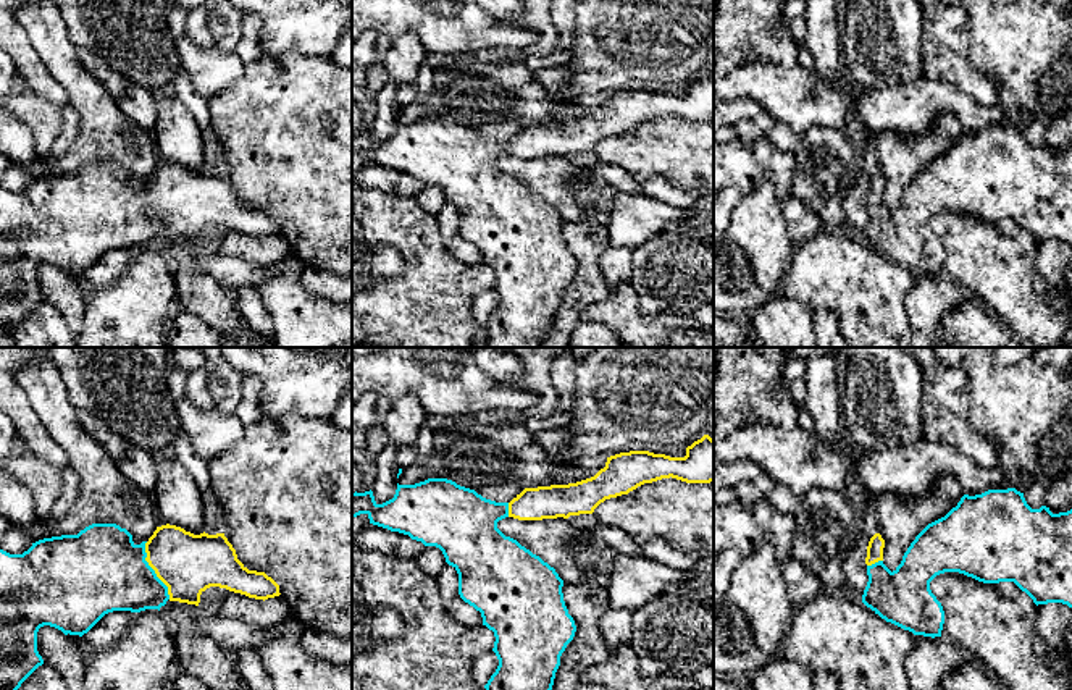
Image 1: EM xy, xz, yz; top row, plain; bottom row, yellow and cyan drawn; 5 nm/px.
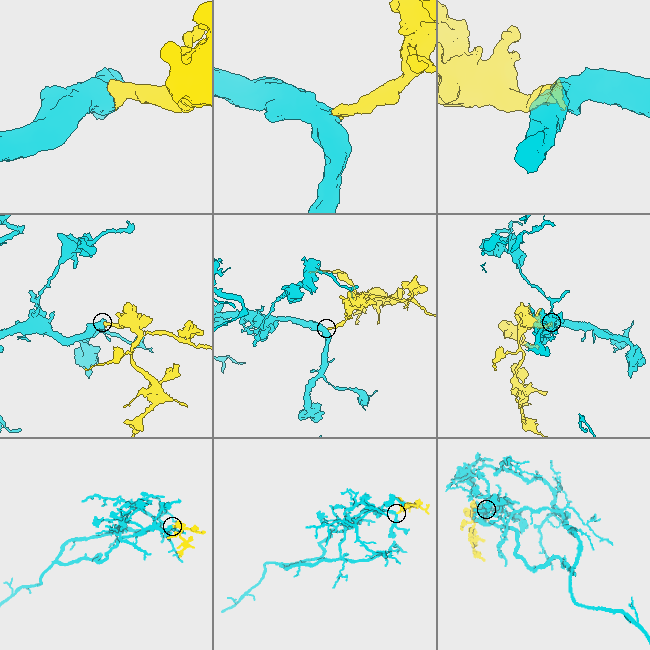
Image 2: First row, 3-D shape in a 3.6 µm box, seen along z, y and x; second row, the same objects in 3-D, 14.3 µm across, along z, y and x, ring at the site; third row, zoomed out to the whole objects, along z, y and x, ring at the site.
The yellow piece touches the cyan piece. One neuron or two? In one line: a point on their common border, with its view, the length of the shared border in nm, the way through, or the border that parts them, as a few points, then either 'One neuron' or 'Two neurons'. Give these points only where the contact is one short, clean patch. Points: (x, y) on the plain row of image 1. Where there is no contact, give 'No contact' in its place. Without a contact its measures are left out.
Touches yellow at xy (154, 207). Shared border 320 nm. Path across: xy (188, 202), (154, 207), (104, 209). One neuron

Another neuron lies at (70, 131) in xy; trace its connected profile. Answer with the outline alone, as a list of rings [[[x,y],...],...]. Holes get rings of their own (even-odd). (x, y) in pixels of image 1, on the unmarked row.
[[[68,103],[63,108],[63,128],[58,134],[57,141],[52,145],[52,157],[63,158],[71,144],[79,136],[79,115],[77,111]]]

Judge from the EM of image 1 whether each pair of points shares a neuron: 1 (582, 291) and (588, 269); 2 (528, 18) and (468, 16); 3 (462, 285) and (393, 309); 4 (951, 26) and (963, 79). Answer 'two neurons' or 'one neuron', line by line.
1: one neuron
2: two neurons
3: one neuron
4: one neuron

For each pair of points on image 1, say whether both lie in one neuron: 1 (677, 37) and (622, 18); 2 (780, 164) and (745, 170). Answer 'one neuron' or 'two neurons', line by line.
1: one neuron
2: one neuron

